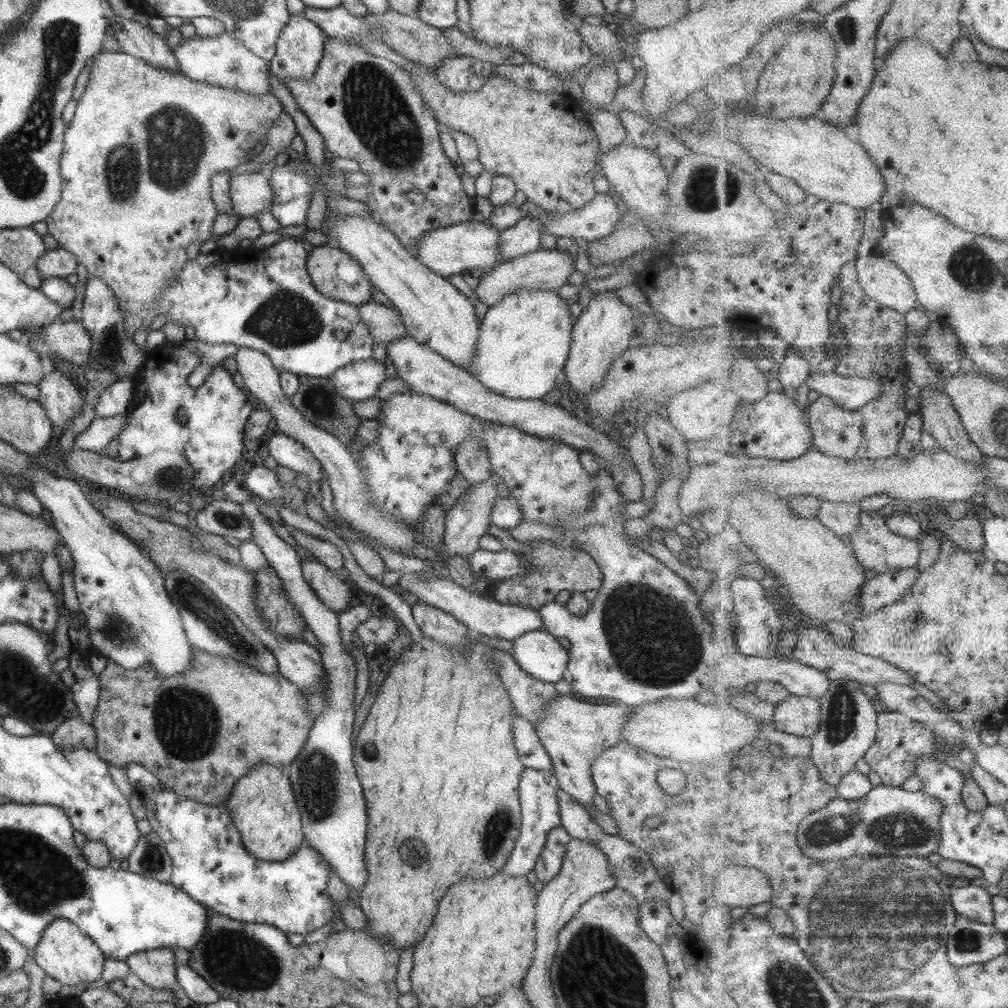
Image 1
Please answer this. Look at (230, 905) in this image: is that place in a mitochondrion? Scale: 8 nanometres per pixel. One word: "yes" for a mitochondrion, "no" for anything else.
no

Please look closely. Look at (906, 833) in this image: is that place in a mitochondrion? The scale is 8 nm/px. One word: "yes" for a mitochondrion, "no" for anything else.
yes

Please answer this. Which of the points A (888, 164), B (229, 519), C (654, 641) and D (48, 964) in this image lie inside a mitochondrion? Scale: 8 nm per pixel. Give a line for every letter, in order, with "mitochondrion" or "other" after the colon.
A: other
B: mitochondrion
C: mitochondrion
D: other

